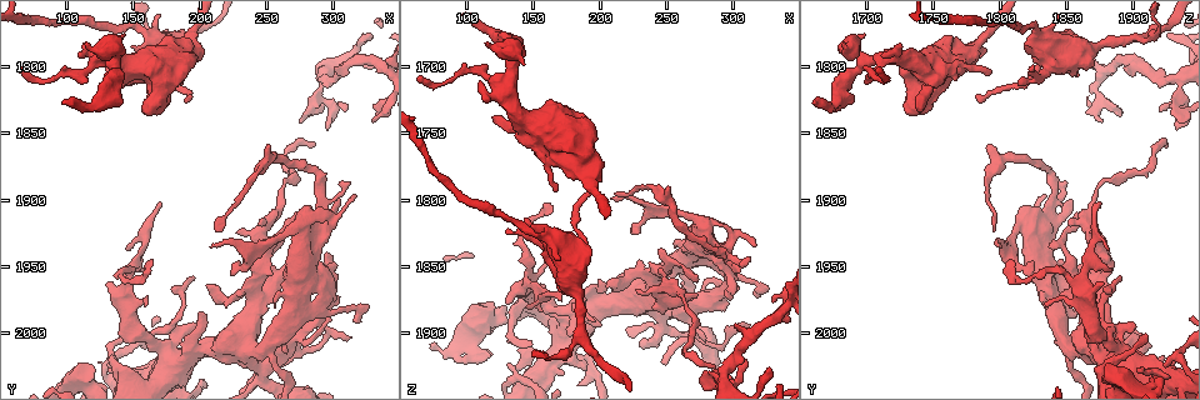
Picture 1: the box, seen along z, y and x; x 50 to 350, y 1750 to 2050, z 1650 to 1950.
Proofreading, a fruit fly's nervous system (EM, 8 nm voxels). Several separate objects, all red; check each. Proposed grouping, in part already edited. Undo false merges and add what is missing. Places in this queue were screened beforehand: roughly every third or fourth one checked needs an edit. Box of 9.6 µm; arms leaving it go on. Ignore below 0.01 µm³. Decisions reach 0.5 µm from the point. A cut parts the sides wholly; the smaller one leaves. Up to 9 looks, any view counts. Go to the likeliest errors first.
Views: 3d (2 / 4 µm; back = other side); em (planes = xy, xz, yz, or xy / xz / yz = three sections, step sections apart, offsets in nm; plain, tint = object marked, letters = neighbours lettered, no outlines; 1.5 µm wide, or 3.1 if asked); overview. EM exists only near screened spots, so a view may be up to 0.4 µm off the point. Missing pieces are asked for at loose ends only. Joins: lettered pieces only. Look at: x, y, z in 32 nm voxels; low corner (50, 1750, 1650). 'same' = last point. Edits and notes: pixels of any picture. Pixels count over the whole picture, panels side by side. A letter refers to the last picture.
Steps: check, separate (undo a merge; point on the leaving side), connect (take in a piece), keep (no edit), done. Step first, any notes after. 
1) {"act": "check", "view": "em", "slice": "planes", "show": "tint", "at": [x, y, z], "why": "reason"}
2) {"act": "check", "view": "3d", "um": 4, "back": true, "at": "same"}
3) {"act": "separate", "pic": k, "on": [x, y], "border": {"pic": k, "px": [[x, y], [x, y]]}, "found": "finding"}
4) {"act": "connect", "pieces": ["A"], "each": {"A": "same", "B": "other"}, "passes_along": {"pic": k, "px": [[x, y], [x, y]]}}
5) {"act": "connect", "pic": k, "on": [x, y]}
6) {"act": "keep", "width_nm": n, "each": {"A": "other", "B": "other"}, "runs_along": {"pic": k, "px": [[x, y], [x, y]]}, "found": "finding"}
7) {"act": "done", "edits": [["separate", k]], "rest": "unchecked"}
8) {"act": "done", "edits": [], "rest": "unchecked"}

{"act": "check", "view": "3d", "um": 4, "at": [130, 1962, 1876], "why": "thick end"}

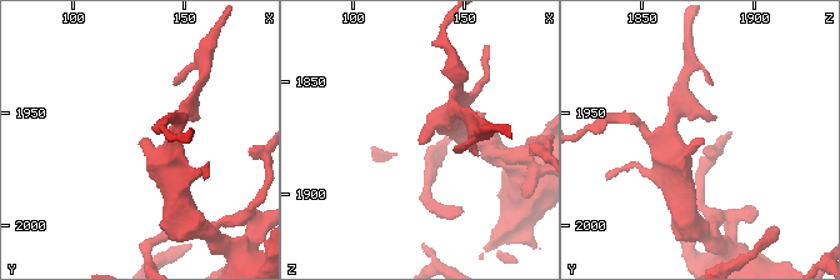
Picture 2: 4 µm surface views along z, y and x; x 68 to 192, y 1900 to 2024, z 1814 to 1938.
{"act": "check", "view": "em", "slice": "xz", "step": 8, "show": "tint", "at": [131, 1963, 1877], "why": "need the tissue"}

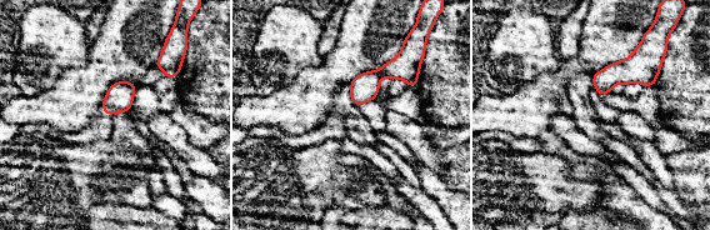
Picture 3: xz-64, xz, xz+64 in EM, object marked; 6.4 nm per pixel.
{"act": "check", "view": "em", "slice": "planes", "show": "letters", "at": "same"}

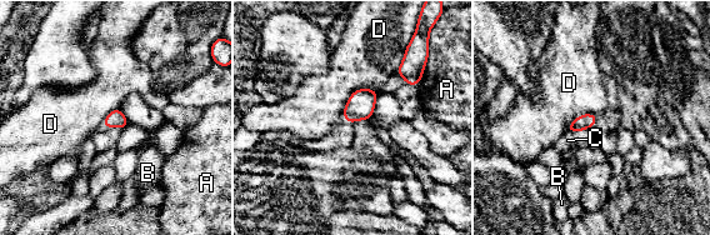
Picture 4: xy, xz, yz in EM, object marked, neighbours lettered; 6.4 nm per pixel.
{"act": "keep", "each": {"A": "other", "B": "other", "C": "other", "D": "other"}, "border": {"pic": 4, "px": [[378, 93], [356, 89], [343, 119]]}, "found": "no lettered piece goes on from it"}

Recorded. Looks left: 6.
{"act": "check", "view": "3d", "um": 4, "back": true, "at": [162, 1832, 1730], "why": "thick end"}

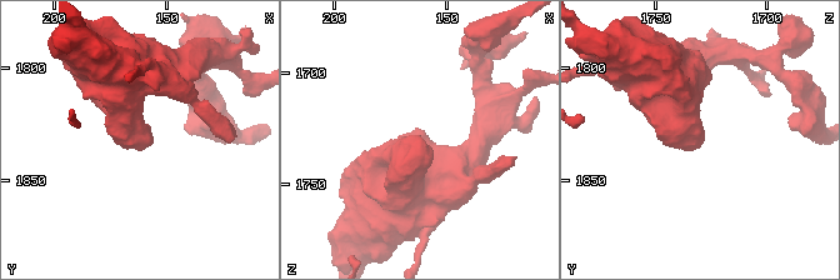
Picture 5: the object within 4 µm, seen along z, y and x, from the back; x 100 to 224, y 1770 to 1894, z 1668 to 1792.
{"act": "check", "view": "em", "slice": "planes", "show": "letters", "at": [161, 1834, 1729], "why": "need the tissue"}

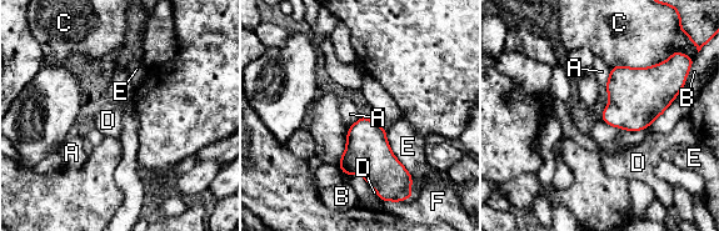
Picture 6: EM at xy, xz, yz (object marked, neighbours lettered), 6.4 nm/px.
{"act": "keep", "each": {"A": "other", "B": "other", "C": "other", "D": "other", "E": "other", "F": "other"}, "border": {"pic": 6, "px": [[610, 69], [608, 105], [600, 119]]}, "found": "none of them fits"}

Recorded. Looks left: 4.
{"act": "check", "view": "em", "slice": "xy", "step": 4, "show": "tint", "at": [150, 2000, 1910], "why": "branch stops here"}

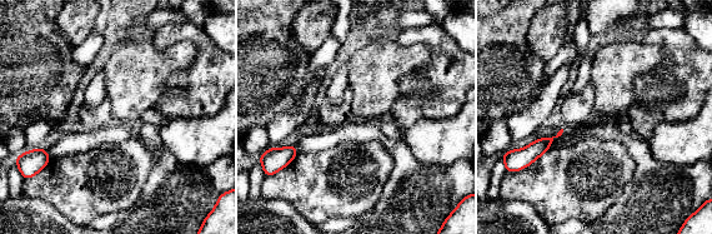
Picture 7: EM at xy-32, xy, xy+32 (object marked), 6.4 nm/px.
{"act": "check", "view": "em", "slice": "planes", "show": "letters", "at": "same"}

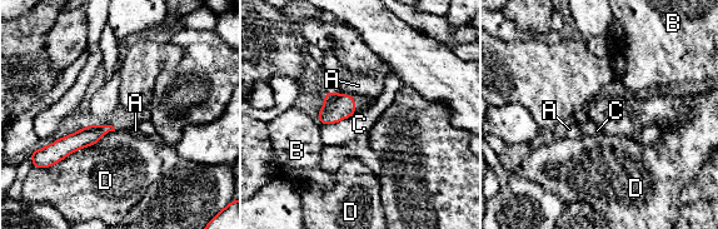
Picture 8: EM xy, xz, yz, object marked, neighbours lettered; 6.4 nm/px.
{"act": "keep", "longest_contact_nm": ["D", 480], "each": {"A": "other", "B": "other", "C": "other", "D": "other"}, "border": {"pic": 8, "px": [[353, 113], [334, 123], [320, 124]]}, "found": "no lettered piece goes on from it"}

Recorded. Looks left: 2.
{"act": "check", "view": "em", "slice": "yz", "step": 8, "show": "tint", "at": [192, 1822, 1782], "why": "thin end"}

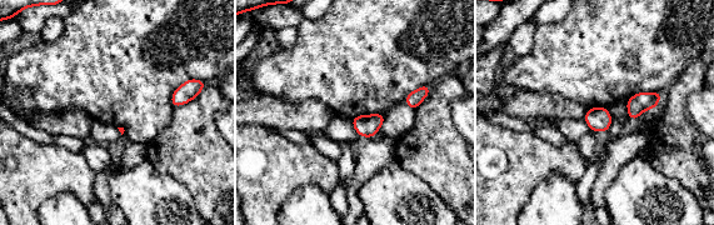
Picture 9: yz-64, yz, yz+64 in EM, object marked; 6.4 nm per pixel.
{"act": "check", "view": "em", "slice": "planes", "show": "letters", "at": "same"}

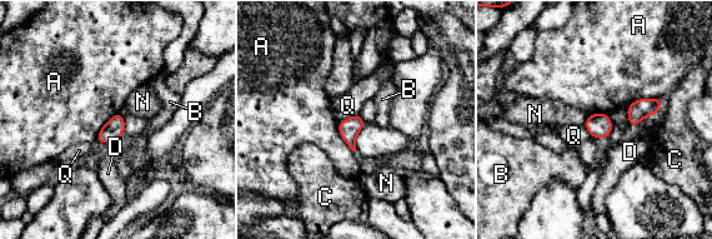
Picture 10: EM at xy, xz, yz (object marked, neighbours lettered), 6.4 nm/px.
{"act": "keep", "each": {"A": "other", "B": "other", "C": "other", "D": "other", "N": "other", "Q": "other"}, "border": {"pic": 10, "px": [[662, 98], [638, 98], [626, 108]]}, "found": "no lettered piece goes on from it"}

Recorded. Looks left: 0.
{"act": "done", "edits": [], "rest": "unchecked"}

